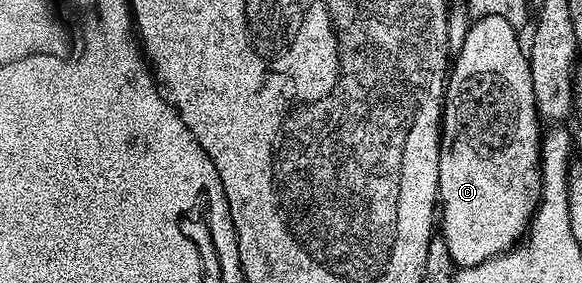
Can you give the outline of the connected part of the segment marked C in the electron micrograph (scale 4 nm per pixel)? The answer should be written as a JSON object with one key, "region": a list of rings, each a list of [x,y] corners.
{"region":[[[484,16],[475,18],[470,23],[468,32],[464,36],[464,44],[453,55],[452,65],[448,70],[444,101],[442,103],[442,116],[440,119],[440,137],[438,140],[438,155],[440,156],[440,172],[438,173],[438,197],[440,199],[440,236],[444,244],[448,244],[448,252],[452,256],[455,267],[471,266],[477,262],[483,262],[503,254],[505,250],[513,250],[521,243],[533,218],[535,210],[538,209],[542,197],[542,151],[544,143],[538,135],[540,119],[536,112],[536,100],[532,96],[532,72],[530,71],[530,60],[524,49],[524,42],[520,39],[519,31],[514,30],[503,17]]]}

